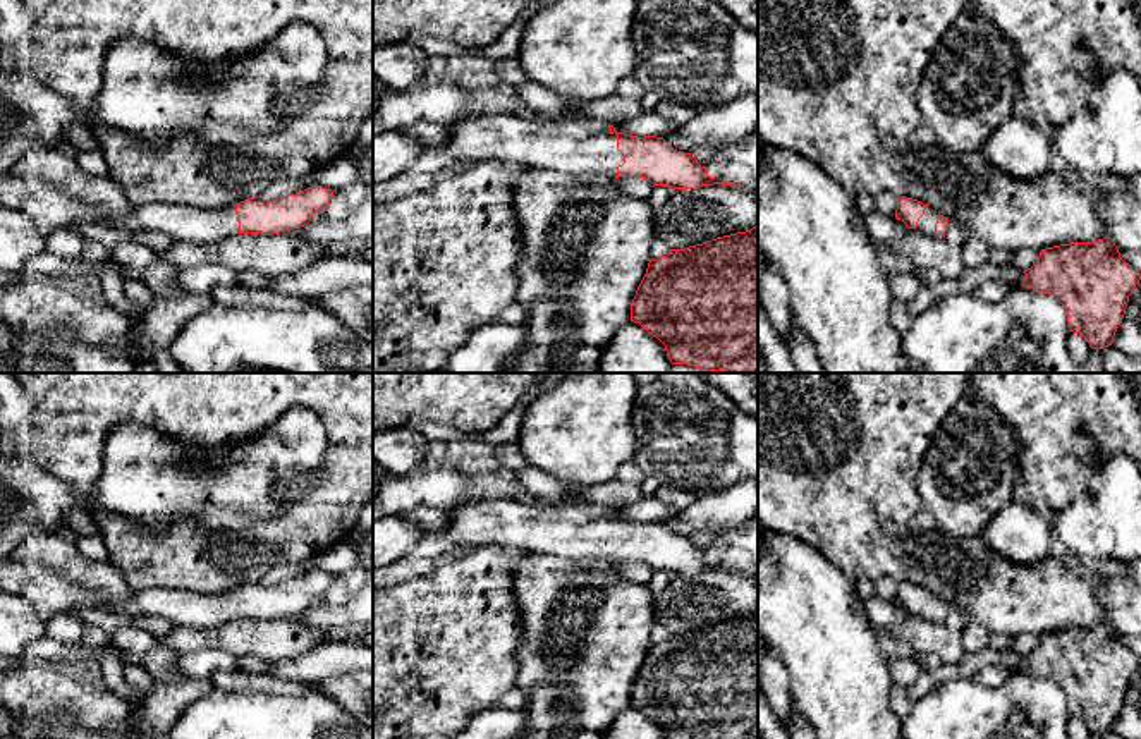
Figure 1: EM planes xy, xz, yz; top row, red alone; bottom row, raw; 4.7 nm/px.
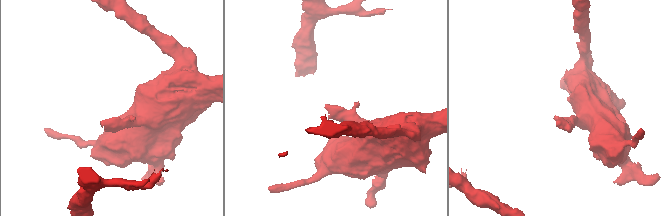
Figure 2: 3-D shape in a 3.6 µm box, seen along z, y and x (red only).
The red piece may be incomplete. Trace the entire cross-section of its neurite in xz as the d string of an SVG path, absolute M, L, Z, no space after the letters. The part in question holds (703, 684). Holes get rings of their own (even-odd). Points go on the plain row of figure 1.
M758 610L651 644L631 706L656 722L667 739L758 739Z

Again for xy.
M0 557L0 589L21 596L43 622L79 607L124 614L131 620L160 615L189 629L217 627L234 619L273 620L308 610L316 596L328 593L332 581L332 574L311 571L273 586L256 581L222 595L153 588L108 602L103 591L82 588L53 569Z

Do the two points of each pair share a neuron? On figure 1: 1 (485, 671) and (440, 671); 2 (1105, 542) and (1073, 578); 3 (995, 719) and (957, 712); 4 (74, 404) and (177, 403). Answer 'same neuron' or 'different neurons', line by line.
1: same neuron
2: different neurons
3: same neuron
4: same neuron

